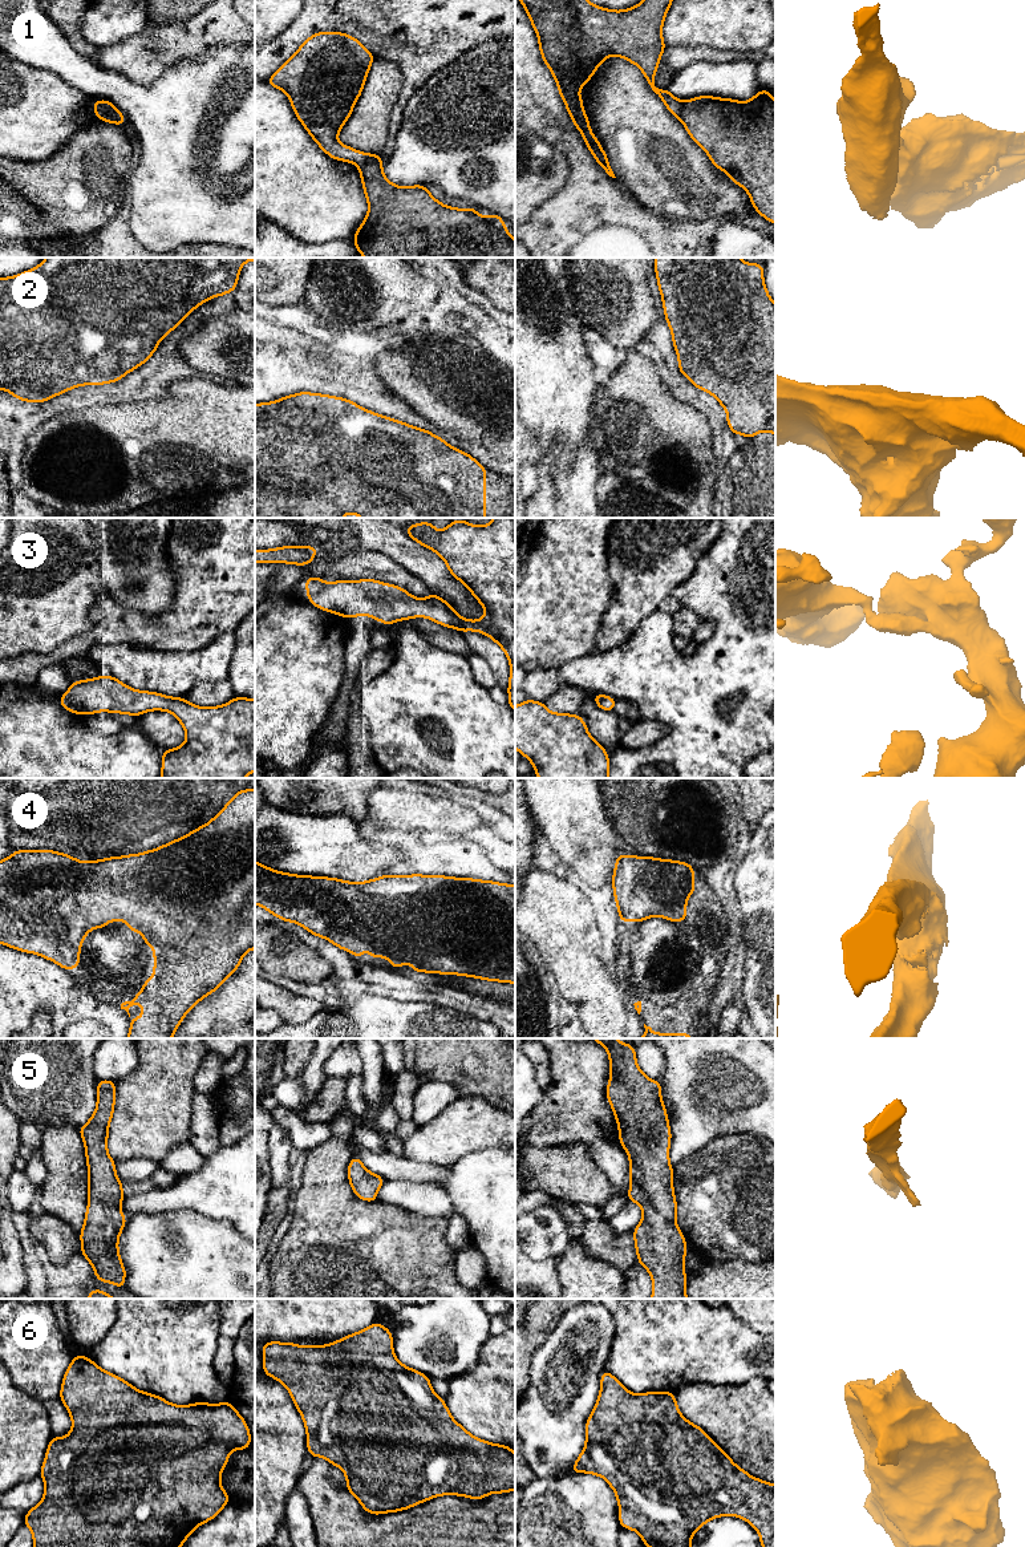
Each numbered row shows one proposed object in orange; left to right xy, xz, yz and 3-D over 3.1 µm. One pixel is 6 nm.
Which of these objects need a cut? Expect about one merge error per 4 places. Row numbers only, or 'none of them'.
1

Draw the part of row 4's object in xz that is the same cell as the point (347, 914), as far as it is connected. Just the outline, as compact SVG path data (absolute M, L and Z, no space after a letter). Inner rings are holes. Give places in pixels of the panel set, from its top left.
M255 860L255 904L262 906L268 912L284 922L297 923L317 937L325 937L343 951L351 951L353 957L364 956L364 945L369 944L369 957L388 957L392 968L401 968L409 961L412 971L443 975L461 975L490 981L515 984L515 886L497 883L493 880L478 880L470 878L451 878L442 875L382 875L377 879L352 883L337 878L292 875L279 872Z

